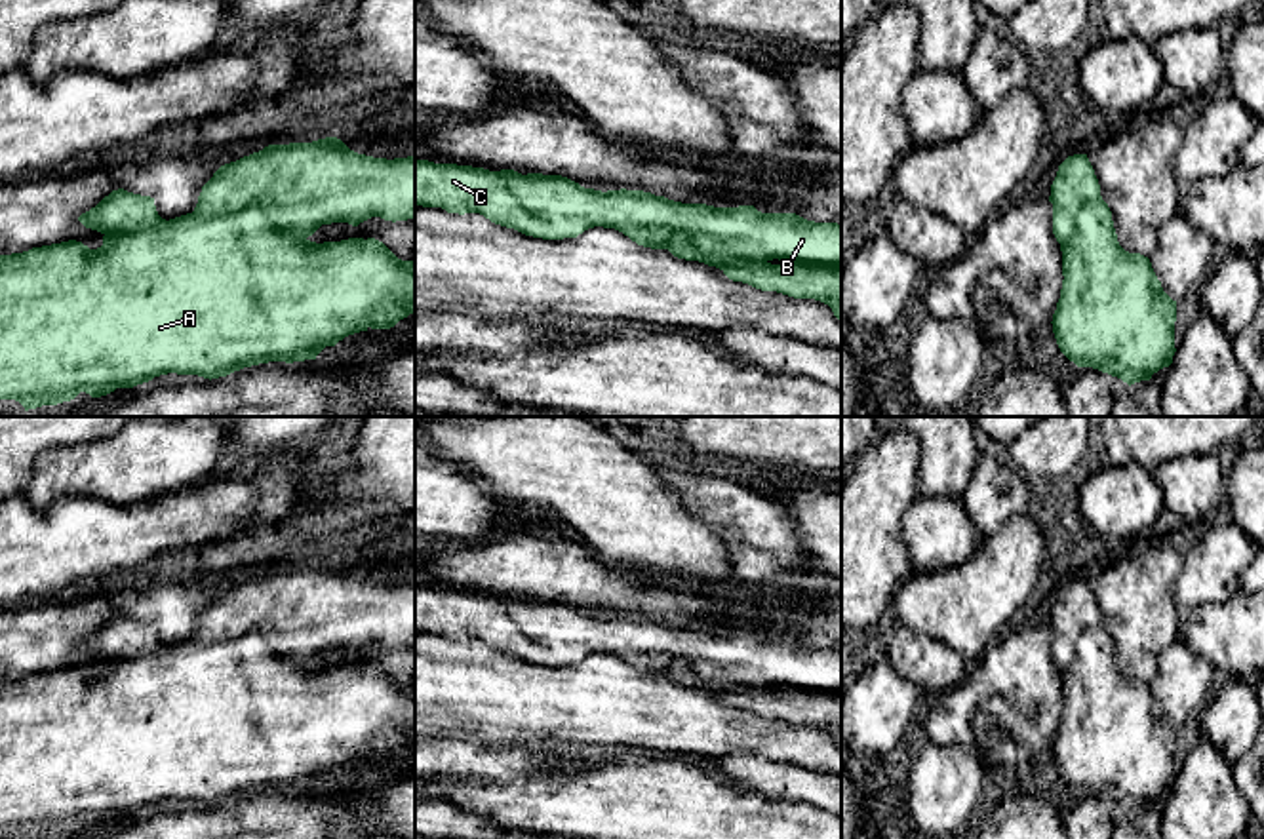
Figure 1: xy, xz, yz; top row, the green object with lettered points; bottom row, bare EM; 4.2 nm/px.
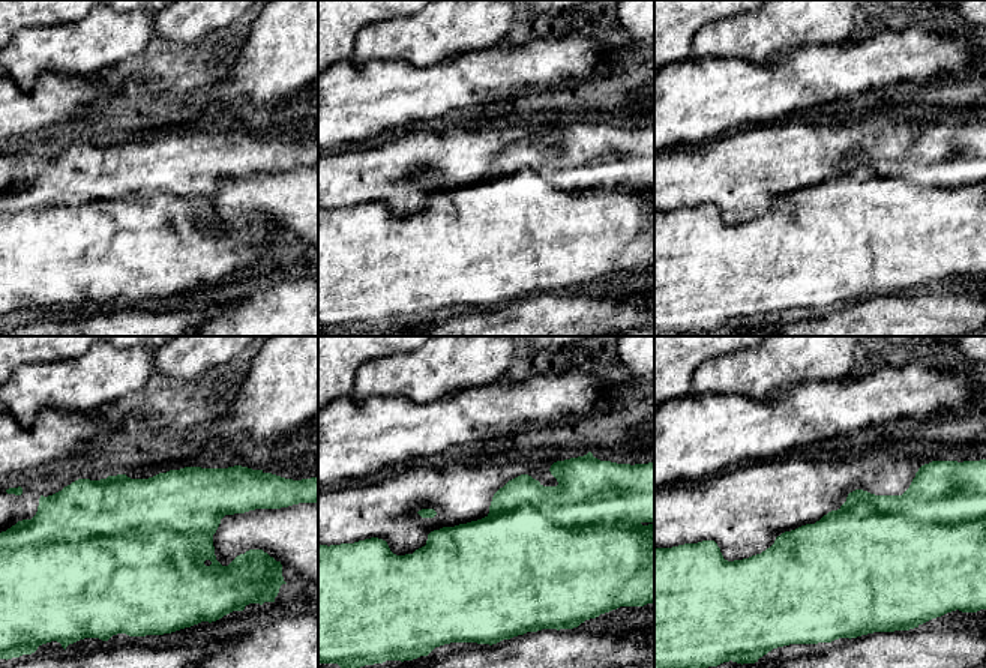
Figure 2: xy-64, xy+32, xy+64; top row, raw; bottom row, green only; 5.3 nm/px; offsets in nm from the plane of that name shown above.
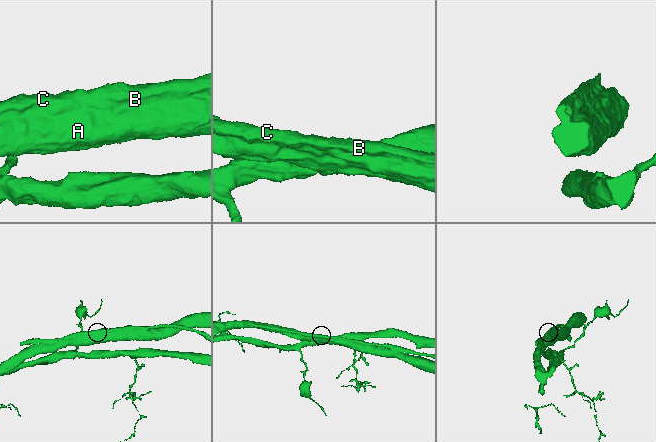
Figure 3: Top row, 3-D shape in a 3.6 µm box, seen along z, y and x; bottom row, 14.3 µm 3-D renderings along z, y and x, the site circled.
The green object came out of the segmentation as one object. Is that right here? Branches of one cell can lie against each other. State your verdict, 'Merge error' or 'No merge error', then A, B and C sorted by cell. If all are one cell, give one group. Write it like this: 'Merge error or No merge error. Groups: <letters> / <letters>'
Merge error. Groups: A / B C

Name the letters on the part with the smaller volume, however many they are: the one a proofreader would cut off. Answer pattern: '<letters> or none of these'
B, C

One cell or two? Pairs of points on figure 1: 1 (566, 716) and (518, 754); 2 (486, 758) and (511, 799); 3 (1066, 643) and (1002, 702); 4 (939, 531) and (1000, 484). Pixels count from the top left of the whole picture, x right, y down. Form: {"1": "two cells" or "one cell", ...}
{"1": "two cells", "2": "two cells", "3": "one cell", "4": "one cell"}

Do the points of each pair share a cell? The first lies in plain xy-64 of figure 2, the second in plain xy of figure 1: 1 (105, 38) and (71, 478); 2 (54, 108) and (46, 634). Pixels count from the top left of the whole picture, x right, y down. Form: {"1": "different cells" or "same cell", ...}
{"1": "same cell", "2": "different cells"}

